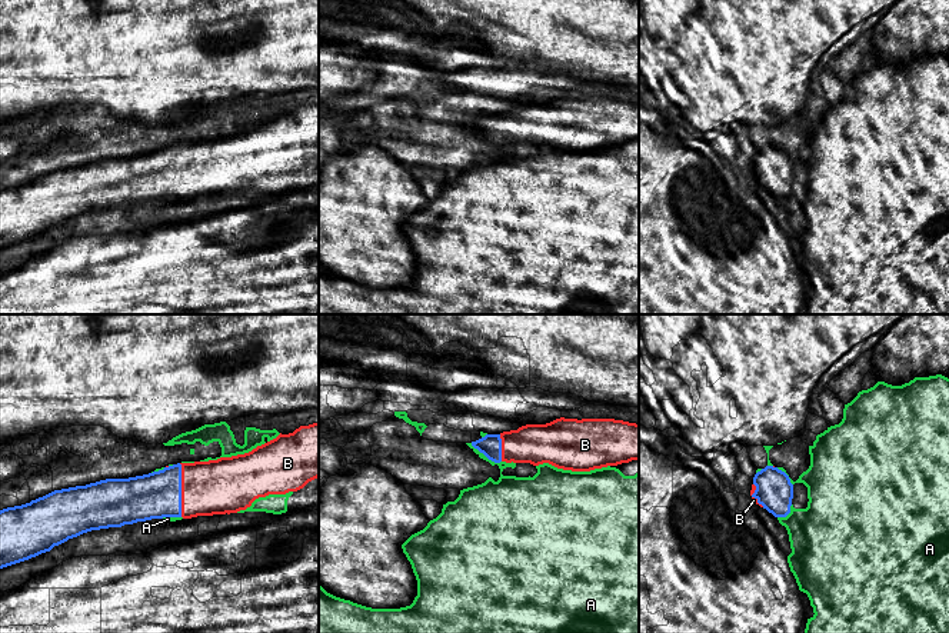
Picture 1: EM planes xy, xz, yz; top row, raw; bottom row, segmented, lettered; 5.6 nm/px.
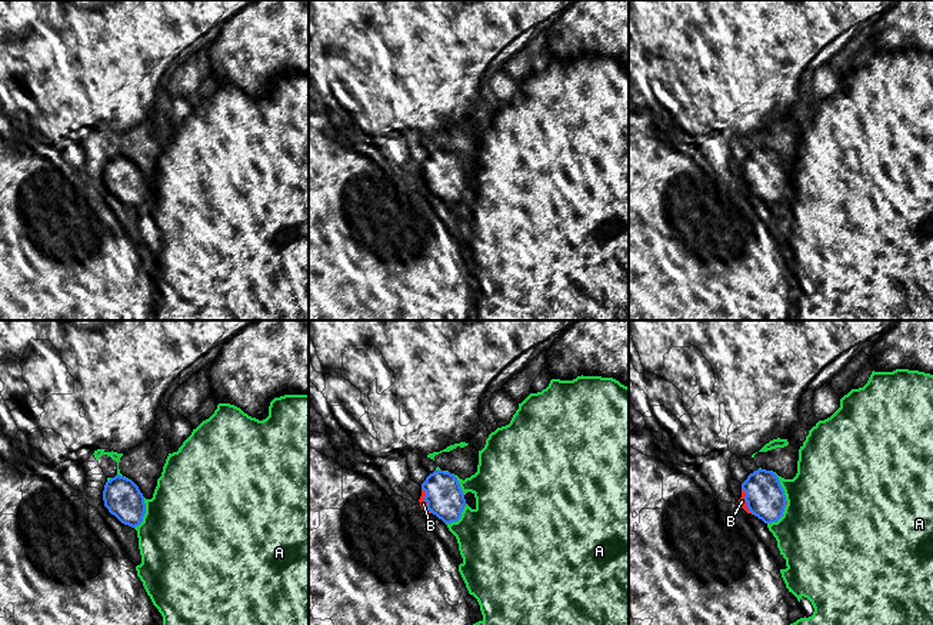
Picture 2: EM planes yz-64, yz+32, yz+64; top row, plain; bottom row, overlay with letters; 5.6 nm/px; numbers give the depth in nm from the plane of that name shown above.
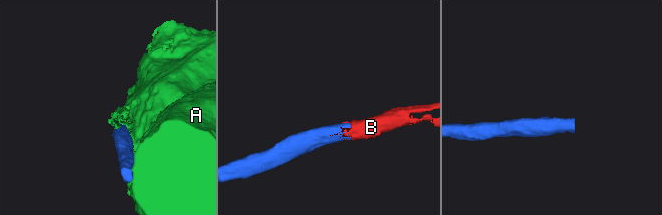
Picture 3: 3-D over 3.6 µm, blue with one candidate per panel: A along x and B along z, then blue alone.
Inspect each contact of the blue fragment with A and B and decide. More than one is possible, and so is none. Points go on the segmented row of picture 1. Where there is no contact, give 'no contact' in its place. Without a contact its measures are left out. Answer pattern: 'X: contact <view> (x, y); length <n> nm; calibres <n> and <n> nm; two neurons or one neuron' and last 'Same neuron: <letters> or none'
A: contact xz (486, 456); length 200 nm; calibres 120 and 220 nm; two neurons
B: contact xy (180, 490); length 300 nm; calibres 260 and 300 nm; one neuron
Same neuron: B

